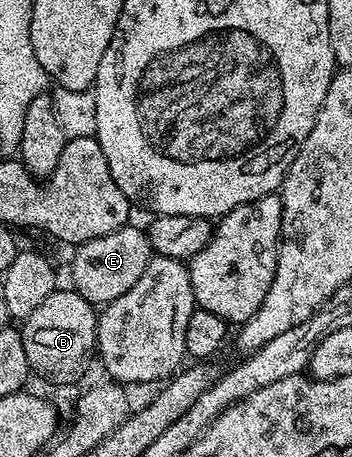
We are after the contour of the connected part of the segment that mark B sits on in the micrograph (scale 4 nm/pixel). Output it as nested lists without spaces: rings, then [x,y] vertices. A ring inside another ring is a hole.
[[[56,289],[28,319],[22,320],[21,330],[32,376],[40,375],[47,383],[75,383],[97,347],[97,311],[78,291]]]

